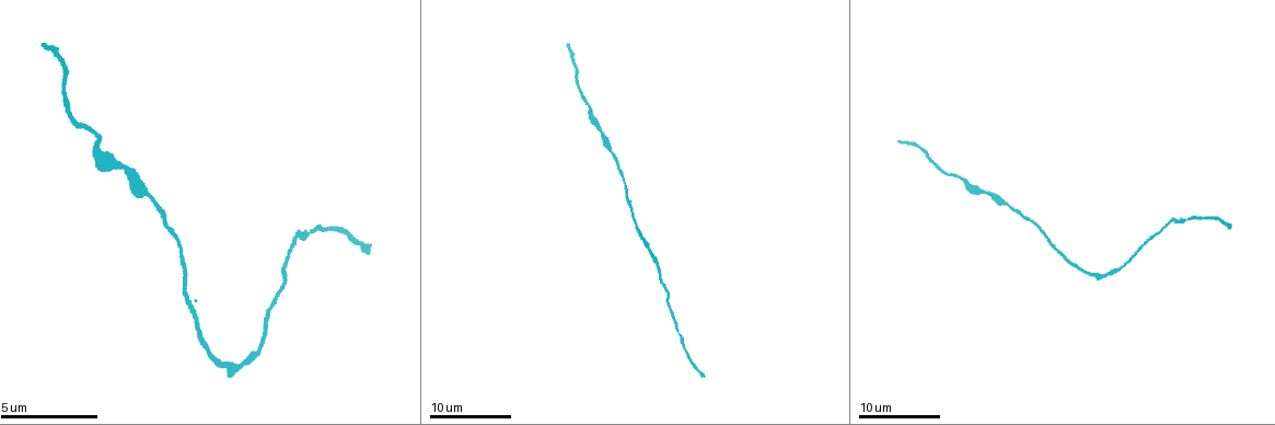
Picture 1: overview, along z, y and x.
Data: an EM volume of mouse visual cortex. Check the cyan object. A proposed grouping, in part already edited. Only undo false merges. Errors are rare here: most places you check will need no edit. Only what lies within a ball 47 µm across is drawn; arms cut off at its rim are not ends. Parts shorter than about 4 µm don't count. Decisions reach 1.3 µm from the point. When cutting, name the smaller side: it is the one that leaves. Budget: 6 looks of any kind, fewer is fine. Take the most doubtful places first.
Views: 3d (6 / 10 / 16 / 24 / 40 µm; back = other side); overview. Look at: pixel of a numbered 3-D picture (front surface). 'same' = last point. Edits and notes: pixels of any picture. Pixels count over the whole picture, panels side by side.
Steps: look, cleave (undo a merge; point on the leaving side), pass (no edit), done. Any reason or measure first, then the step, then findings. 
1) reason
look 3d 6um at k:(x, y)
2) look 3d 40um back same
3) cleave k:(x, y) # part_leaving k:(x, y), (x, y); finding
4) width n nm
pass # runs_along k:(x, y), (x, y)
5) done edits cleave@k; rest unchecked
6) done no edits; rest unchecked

look 3d 16um at 1:(590, 110)

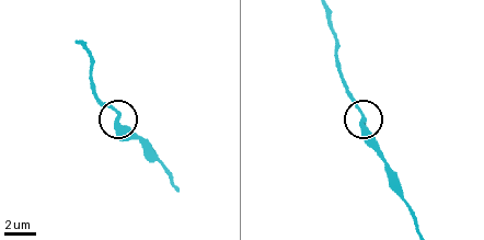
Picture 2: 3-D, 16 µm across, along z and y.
pass # runs_along 2:(416, 223), (396, 175), (364, 124), (352, 94); all the same cell

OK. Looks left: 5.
calibre changes
look 3d 10um at 1:(144, 194)

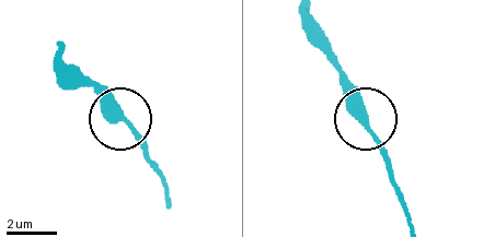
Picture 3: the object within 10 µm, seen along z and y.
width 380 nm
pass # one cell here

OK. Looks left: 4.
thick turns thin
look 3d 10um at 1:(218, 359)

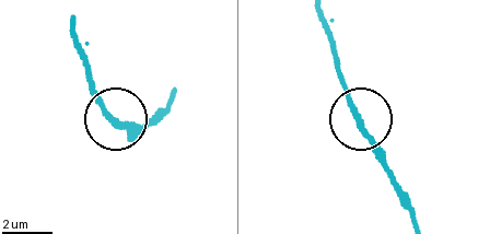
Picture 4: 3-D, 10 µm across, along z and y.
other side
look 3d 10um back at 4:(357, 119)

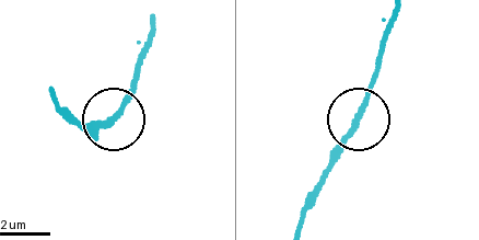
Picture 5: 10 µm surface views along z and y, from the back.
pass # continuous, no second cell

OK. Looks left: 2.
done no edits; rest unchecked

